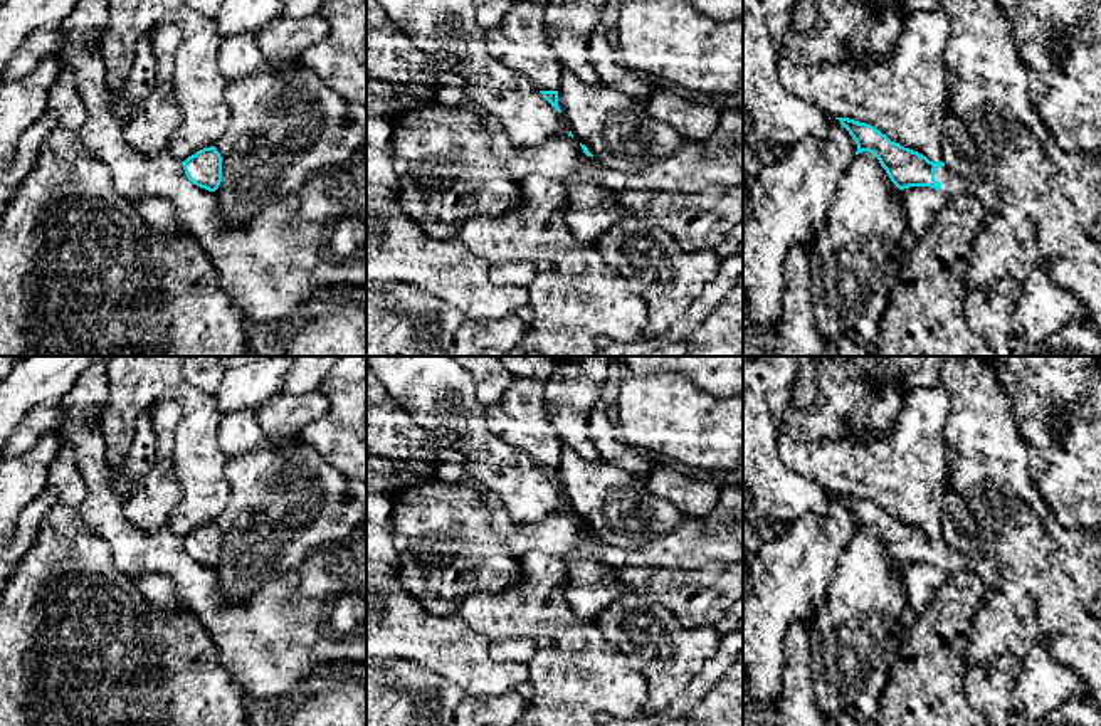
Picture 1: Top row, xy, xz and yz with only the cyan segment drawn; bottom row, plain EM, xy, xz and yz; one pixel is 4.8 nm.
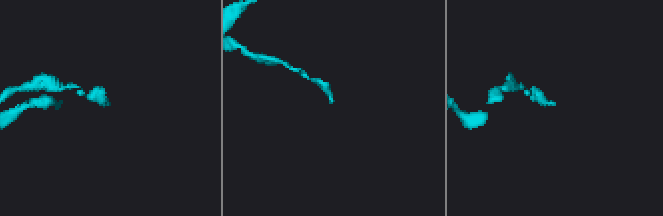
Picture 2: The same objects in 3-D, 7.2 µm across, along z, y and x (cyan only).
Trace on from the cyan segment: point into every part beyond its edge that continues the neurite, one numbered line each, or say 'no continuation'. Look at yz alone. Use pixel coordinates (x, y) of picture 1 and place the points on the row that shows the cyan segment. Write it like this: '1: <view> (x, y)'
1: yz (987, 192)

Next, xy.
no continuation

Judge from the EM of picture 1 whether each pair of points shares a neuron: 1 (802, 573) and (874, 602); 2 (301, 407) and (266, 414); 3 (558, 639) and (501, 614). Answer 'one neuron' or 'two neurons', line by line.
1: two neurons
2: one neuron
3: one neuron

